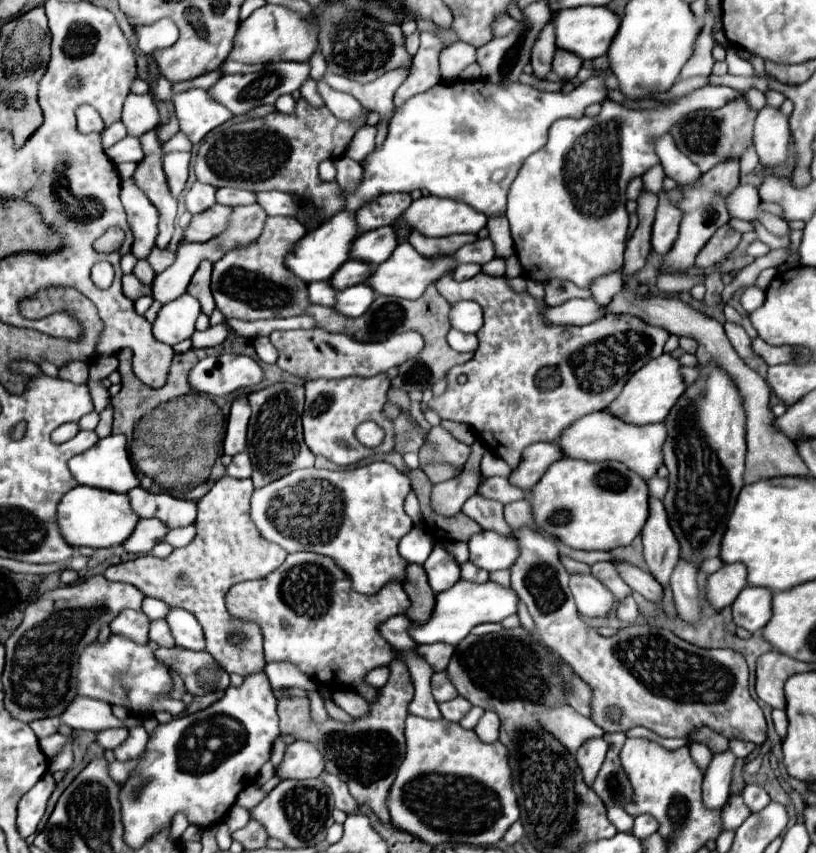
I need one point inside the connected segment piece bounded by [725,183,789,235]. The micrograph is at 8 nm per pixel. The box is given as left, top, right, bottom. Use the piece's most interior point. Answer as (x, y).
(743, 202)

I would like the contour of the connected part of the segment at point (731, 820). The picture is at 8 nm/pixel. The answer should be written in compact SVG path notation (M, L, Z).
M731 795L727 805L721 809L721 827L723 831L737 831L737 827L751 815L751 809L745 805L741 795Z

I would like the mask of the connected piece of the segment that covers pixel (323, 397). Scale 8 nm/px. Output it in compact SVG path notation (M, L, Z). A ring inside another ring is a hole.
M379 373L373 377L343 377L343 379L313 379L307 381L307 399L303 411L303 433L309 449L315 455L323 455L335 465L349 467L369 457L371 453L389 453L393 451L393 423L383 417L381 409L387 401L387 391L391 387L391 379L387 373ZM365 421L377 421L385 431L385 439L381 445L369 449L355 439L355 427Z

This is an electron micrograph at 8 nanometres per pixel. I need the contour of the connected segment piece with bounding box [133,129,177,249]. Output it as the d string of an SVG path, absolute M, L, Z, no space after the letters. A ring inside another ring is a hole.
M155 129L141 137L141 145L143 145L145 157L139 163L139 167L133 175L133 181L159 211L159 225L157 225L159 233L157 233L155 245L165 249L173 237L177 201L171 197L171 193L165 185L163 167L161 167L161 143L157 141Z

